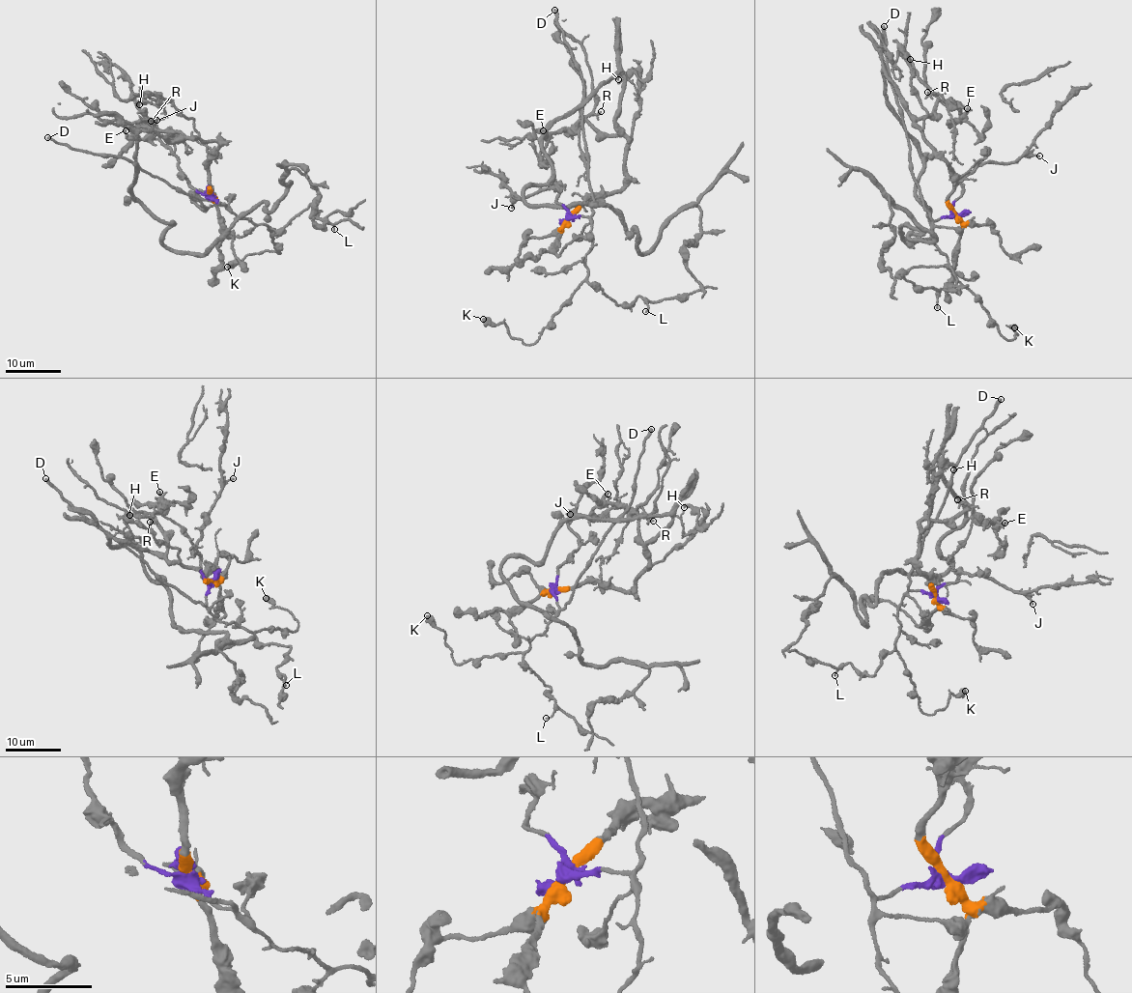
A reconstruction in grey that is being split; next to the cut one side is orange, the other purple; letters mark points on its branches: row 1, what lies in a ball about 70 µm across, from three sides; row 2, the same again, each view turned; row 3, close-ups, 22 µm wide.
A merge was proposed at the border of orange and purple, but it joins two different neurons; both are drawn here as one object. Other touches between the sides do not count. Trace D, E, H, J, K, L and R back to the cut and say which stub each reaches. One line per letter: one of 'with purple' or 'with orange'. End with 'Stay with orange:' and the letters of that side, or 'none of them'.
D: with purple
E: with orange
H: with orange
J: with purple
K: with purple
L: with purple
R: with orange
Stay with orange: E, H, R

